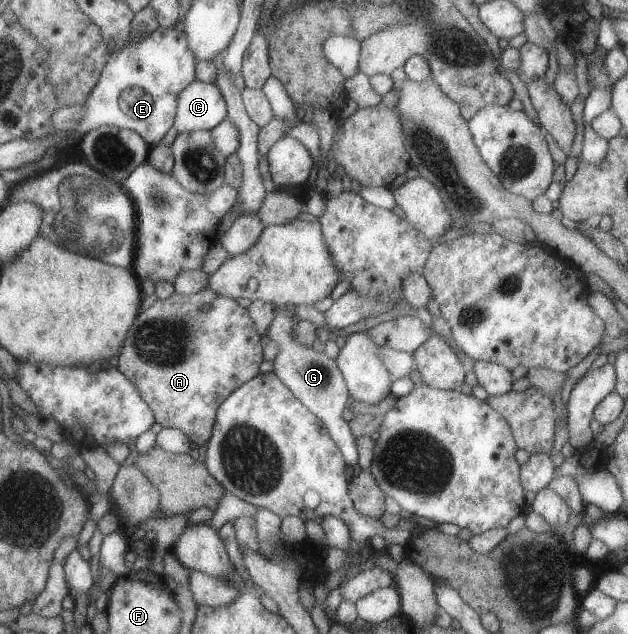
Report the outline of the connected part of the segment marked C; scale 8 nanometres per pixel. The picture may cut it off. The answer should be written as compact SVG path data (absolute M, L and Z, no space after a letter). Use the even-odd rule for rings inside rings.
M192 81L176 99L172 127L177 133L211 130L226 118L223 96L213 83Z

